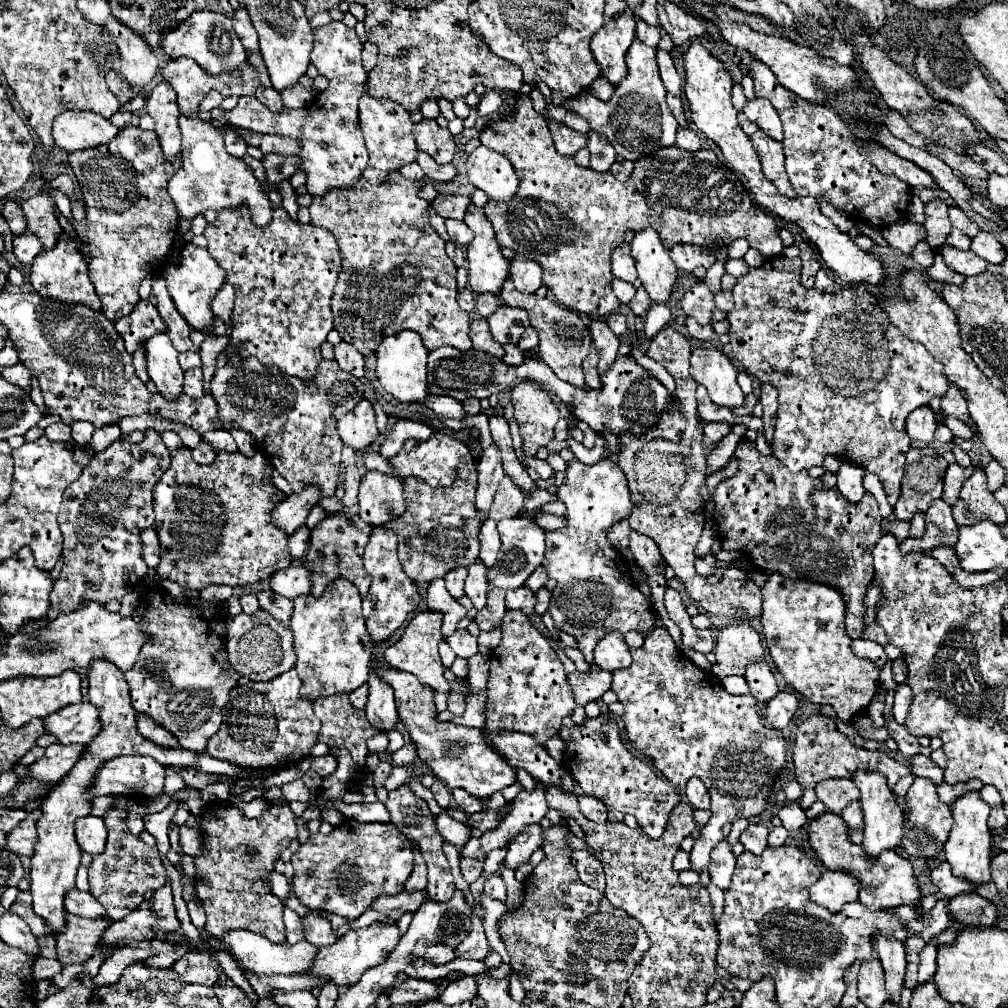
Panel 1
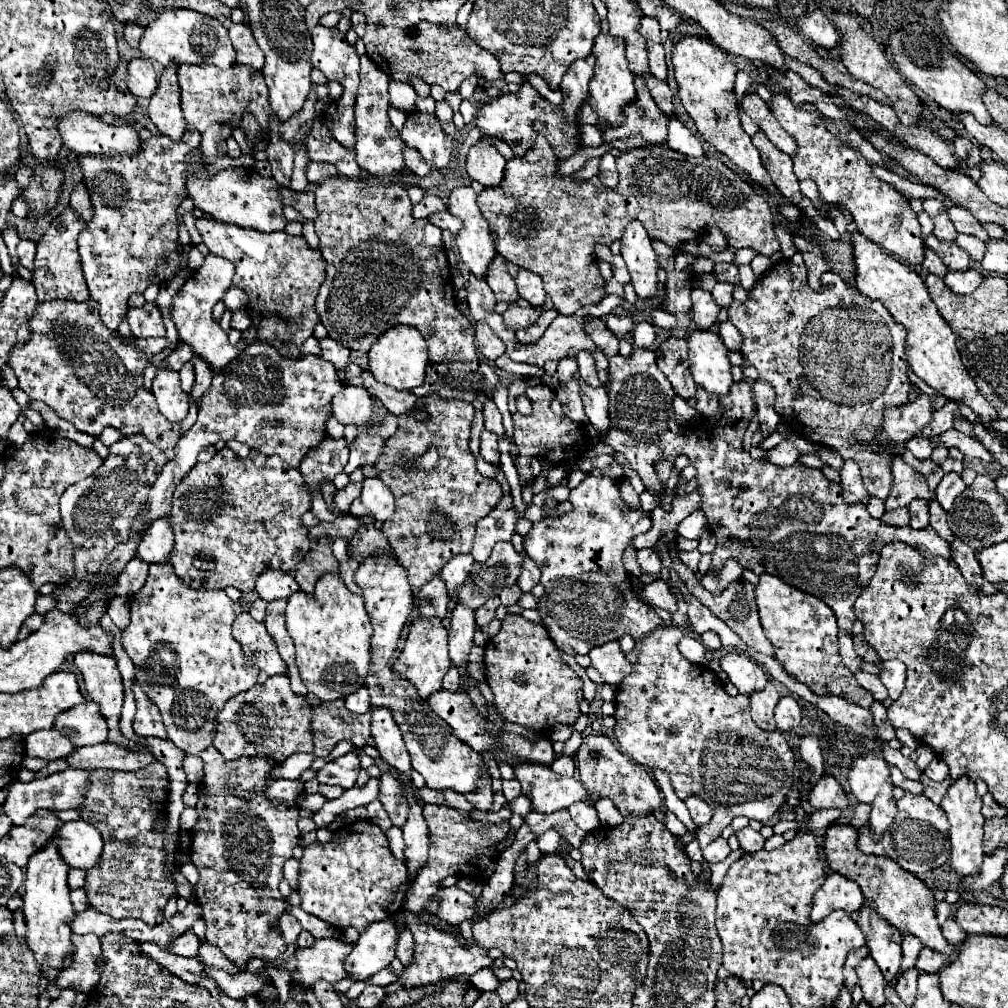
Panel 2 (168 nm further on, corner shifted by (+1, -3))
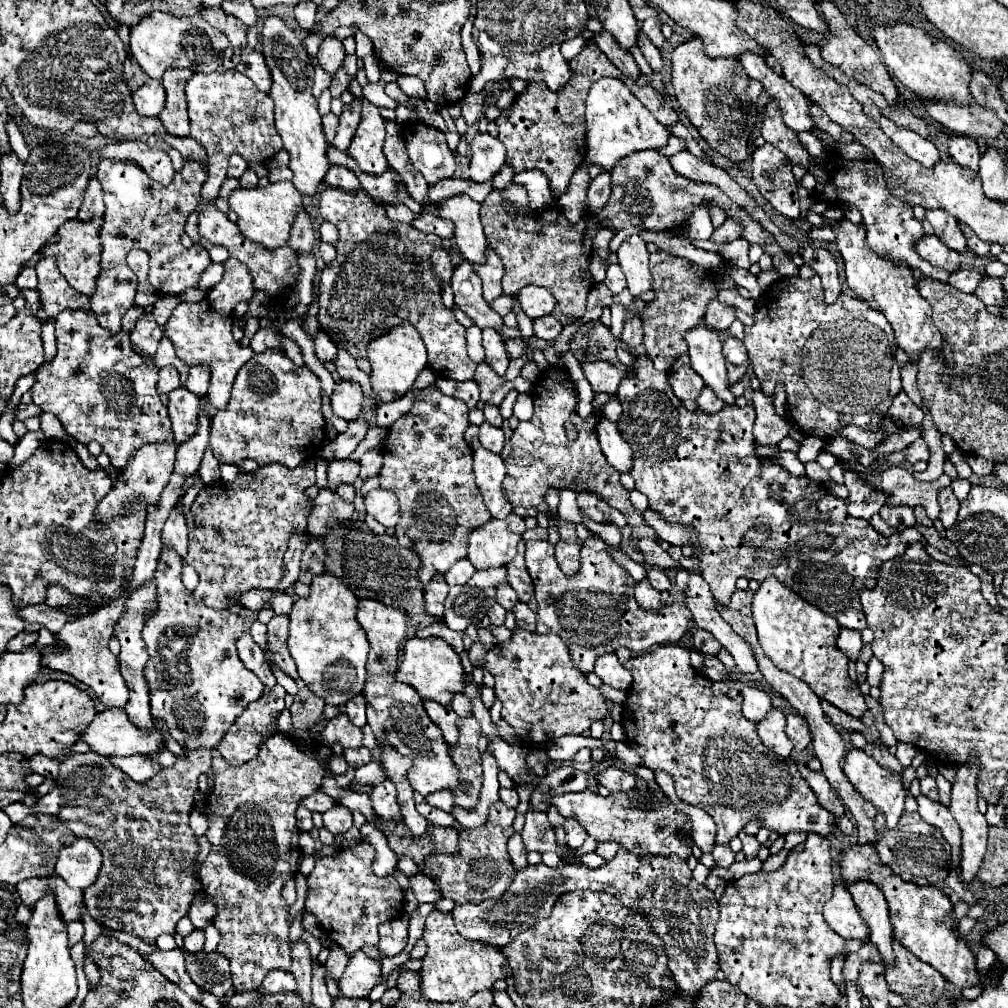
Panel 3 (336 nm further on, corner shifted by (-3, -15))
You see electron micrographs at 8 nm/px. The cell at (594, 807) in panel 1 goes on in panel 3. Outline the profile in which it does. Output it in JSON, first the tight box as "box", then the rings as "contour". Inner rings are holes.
{"box":[564,819,588,849],"contour":[[[566,819],[564,831],[566,831],[566,845],[570,849],[578,849],[584,843],[584,839],[588,837],[586,831],[580,827],[580,823],[576,823],[576,819]]]}

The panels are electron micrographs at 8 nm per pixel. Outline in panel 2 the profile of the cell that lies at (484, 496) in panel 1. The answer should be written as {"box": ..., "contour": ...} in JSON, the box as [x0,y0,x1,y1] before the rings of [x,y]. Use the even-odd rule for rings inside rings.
{"box":[480,431,500,465],"contour":[[[482,431],[480,435],[480,455],[492,463],[492,465],[498,465],[500,463],[500,451],[498,451],[498,439],[496,435],[492,435],[490,431]]]}

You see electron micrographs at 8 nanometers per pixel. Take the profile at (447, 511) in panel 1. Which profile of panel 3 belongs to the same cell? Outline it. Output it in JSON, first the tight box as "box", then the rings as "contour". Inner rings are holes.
{"box":[380,387,492,585],"contour":[[[436,387],[422,389],[412,409],[390,427],[382,445],[384,465],[380,471],[380,487],[394,491],[402,509],[396,539],[420,557],[424,585],[432,575],[446,573],[452,563],[464,559],[468,535],[492,519],[474,481],[472,449],[464,441],[464,431],[470,425],[468,407],[456,397],[440,395],[436,399],[436,391]]]}

